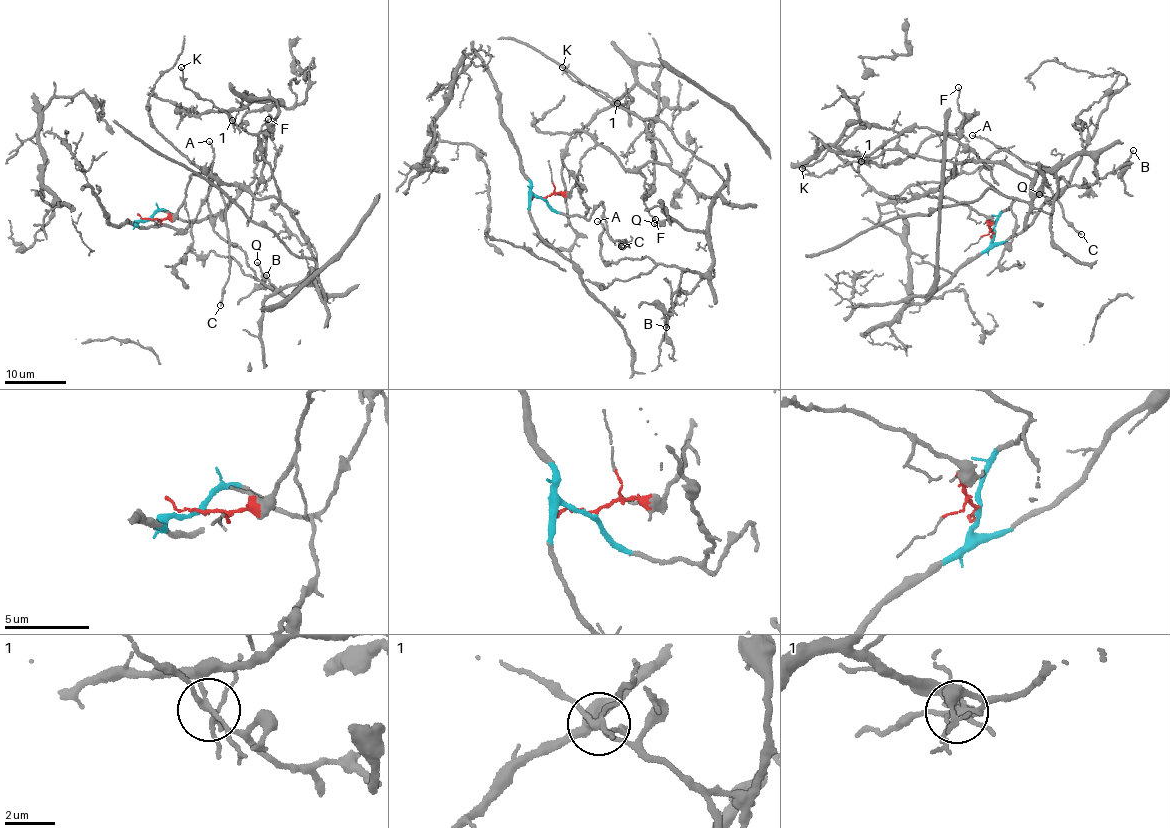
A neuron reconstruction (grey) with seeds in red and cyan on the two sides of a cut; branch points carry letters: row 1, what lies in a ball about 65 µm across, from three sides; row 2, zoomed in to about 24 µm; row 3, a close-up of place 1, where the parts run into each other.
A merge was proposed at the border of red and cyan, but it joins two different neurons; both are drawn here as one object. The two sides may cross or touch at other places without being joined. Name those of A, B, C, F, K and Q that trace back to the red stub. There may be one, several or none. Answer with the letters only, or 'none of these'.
A, B, F, K, Q

